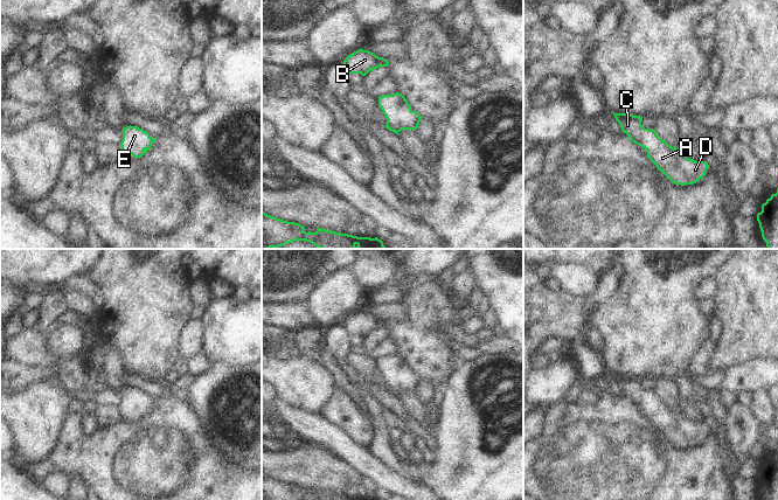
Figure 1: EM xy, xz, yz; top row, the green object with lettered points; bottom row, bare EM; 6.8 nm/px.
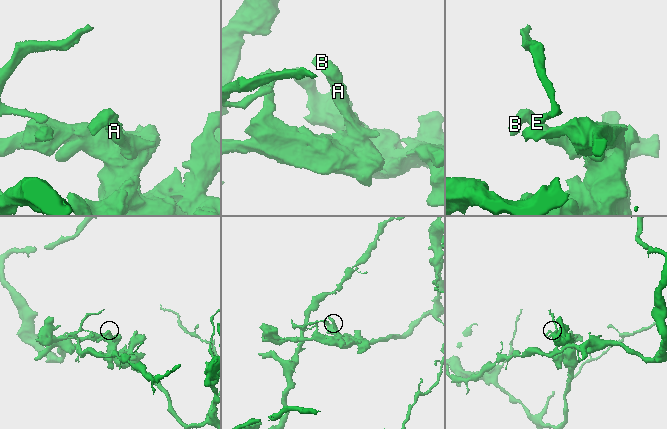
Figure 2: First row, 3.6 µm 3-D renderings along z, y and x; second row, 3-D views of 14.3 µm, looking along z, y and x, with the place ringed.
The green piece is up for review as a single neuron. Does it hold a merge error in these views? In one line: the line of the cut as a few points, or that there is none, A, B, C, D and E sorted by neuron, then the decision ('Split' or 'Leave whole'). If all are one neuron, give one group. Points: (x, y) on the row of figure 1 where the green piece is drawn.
No split. Groups: A B C D E. Leave whole.

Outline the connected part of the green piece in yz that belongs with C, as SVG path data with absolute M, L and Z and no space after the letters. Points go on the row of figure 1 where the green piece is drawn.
M614 113L621 131L630 140L647 151L648 159L675 185L693 185L706 175L709 165L706 161L688 159L679 148L672 147L657 136L657 130L641 125L642 117Z

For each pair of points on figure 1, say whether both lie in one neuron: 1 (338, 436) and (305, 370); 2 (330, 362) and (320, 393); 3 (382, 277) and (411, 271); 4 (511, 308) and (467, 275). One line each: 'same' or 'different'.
1: different
2: different
3: different
4: different

